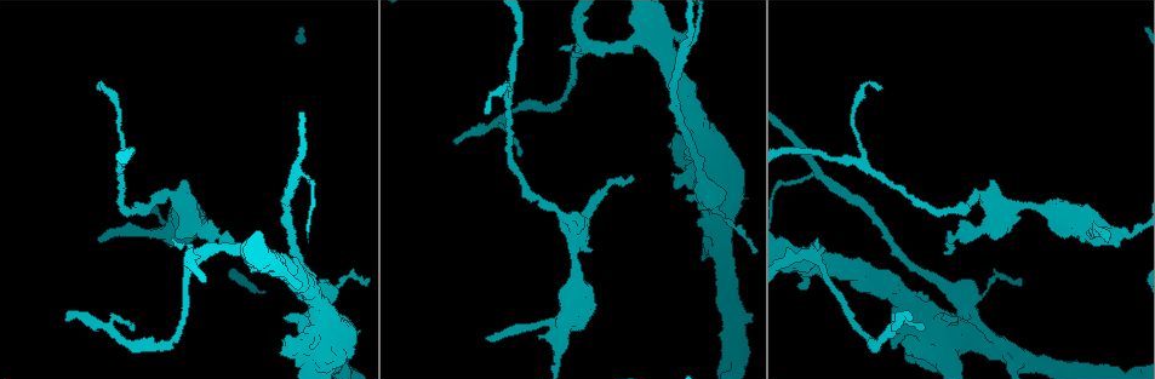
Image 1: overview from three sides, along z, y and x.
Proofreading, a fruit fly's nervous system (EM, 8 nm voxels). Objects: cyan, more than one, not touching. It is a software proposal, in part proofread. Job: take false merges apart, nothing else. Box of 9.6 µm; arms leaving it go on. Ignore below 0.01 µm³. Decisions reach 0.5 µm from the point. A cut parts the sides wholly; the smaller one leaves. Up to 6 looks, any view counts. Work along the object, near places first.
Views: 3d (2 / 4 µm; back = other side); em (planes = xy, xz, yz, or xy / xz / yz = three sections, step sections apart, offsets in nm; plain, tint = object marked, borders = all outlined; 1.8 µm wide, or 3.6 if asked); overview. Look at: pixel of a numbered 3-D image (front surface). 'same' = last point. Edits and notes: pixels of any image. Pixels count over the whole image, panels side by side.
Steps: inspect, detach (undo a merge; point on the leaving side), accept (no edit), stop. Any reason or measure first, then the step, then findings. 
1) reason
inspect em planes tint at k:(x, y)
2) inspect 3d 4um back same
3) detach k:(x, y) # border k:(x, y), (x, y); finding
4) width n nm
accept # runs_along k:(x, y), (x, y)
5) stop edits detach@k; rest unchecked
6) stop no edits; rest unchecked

thick turns thin
inspect em 3.6um planes tint at 1:(173, 233)

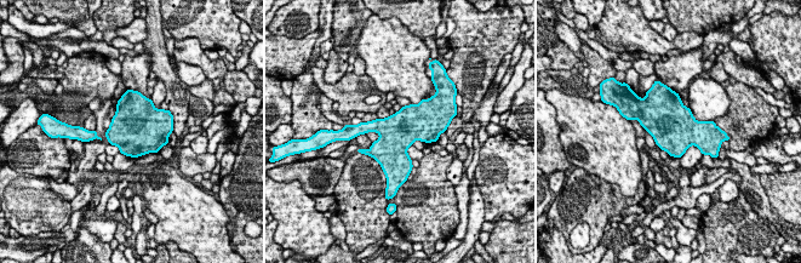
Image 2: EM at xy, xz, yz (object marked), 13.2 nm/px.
accept # continuous, no second neuron

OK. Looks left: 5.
calibre changes
inspect em planes borders at 1:(719, 251)

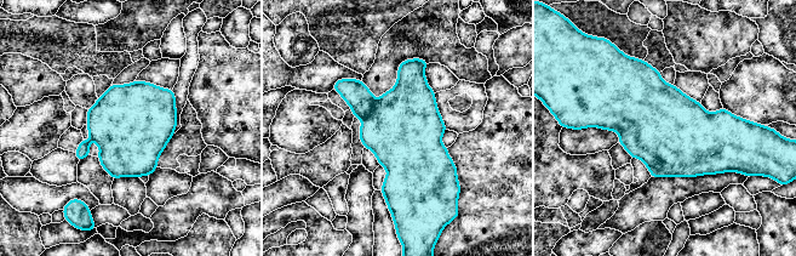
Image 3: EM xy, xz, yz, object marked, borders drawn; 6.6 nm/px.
detach 3:(354, 92) # border 3:(376, 100), (372, 109), (362, 119); a second neuron is stuck on

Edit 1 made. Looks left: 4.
three-way junction
inspect 3d 4um back at 1:(507, 94)

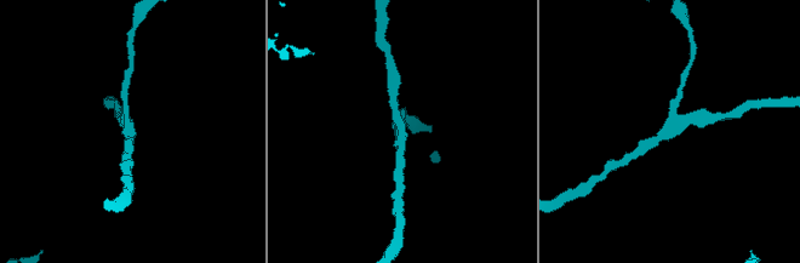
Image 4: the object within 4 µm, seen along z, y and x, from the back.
inspect em xy step 4 tint at 4:(676, 126)

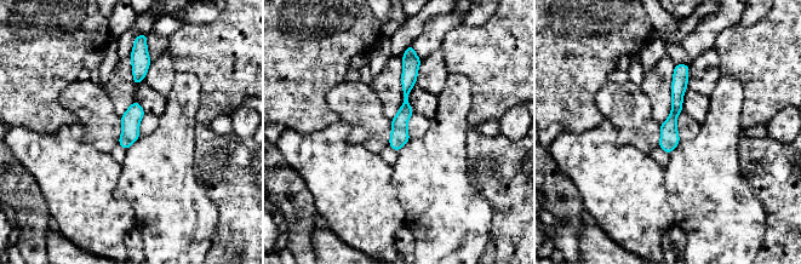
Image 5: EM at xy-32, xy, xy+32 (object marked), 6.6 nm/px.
cut it another way
inspect em planes tint same

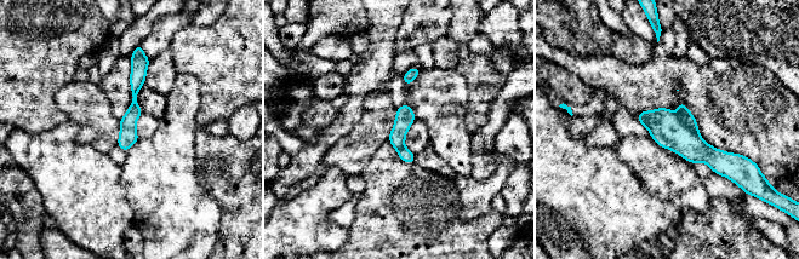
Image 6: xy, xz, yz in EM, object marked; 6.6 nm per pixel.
width 120 nm
detach 6:(683, 111) # border 6:(677, 115), (700, 137); two neurons meet here

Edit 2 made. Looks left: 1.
stop edits detach@3, detach@6; rest unchecked

